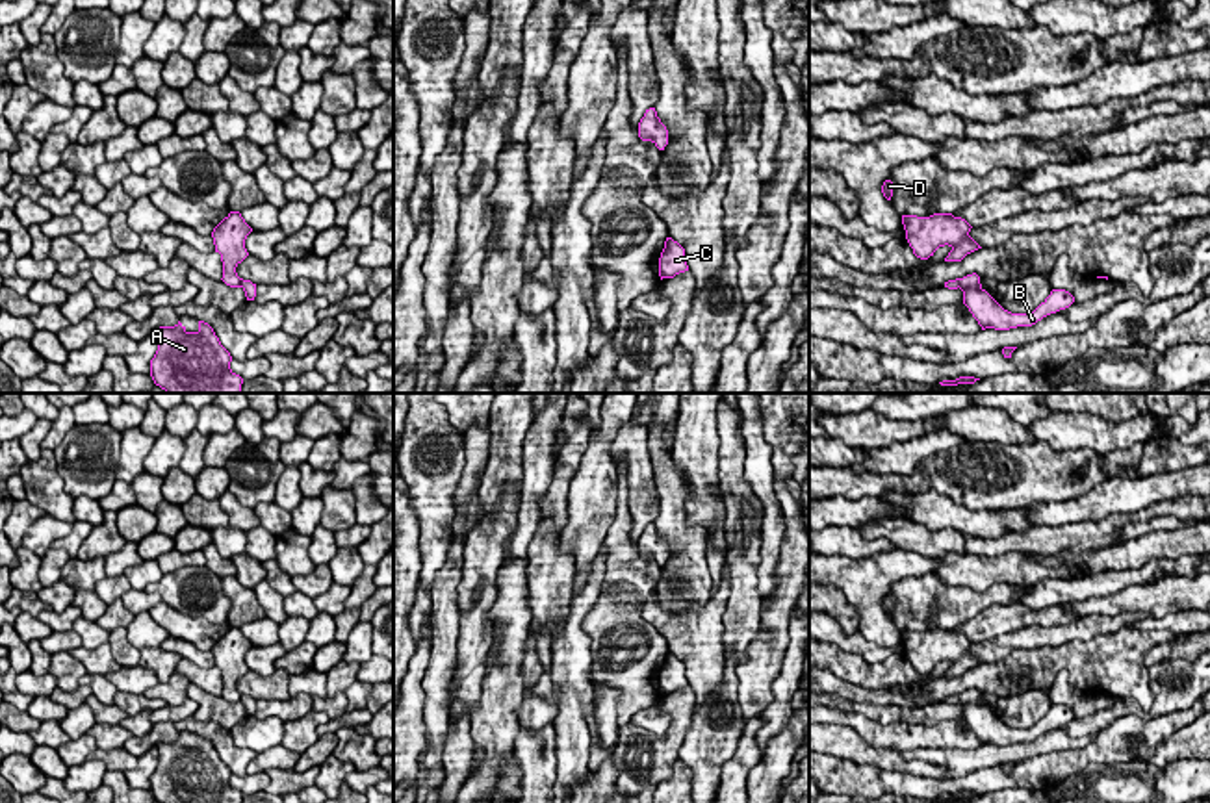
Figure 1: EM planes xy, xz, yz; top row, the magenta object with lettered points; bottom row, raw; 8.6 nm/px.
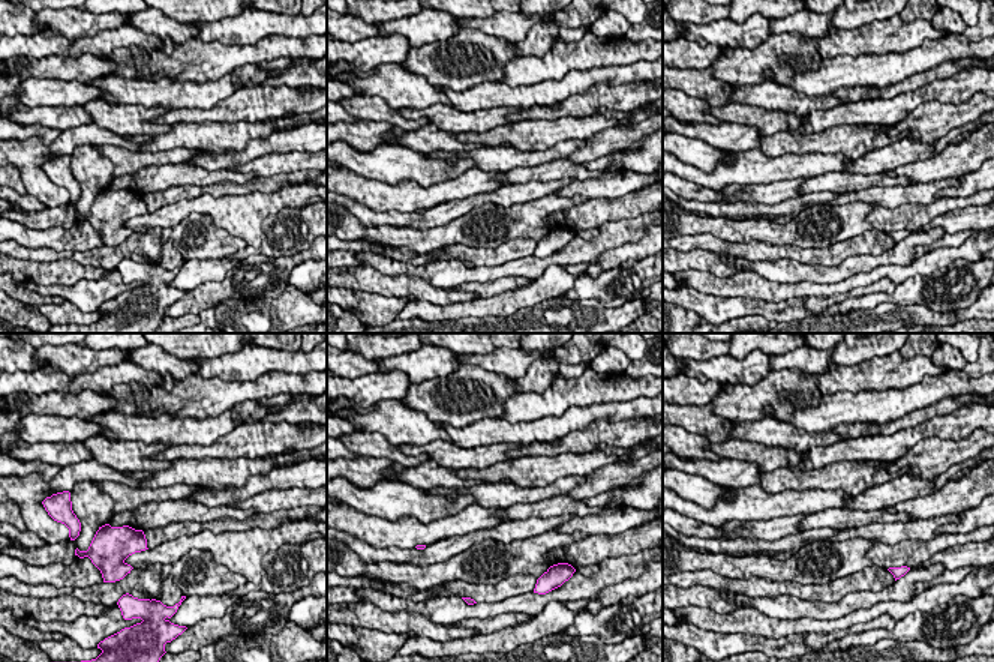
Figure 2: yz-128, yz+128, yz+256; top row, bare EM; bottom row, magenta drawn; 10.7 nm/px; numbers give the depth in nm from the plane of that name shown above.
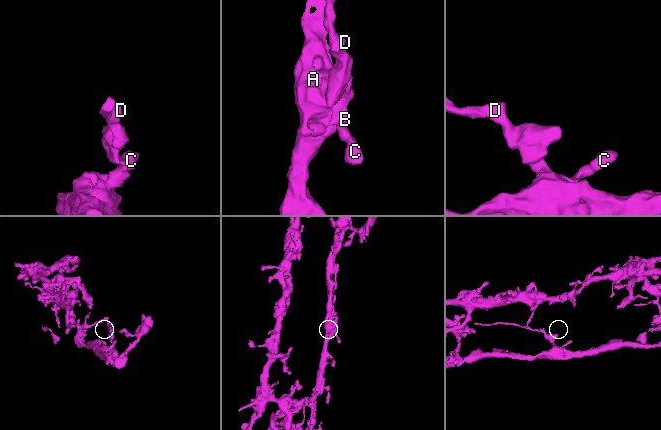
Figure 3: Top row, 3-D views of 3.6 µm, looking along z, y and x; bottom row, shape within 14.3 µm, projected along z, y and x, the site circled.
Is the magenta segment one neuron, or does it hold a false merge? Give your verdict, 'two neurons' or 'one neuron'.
two neurons

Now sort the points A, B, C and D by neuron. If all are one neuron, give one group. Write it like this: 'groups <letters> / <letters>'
groups A B C / D

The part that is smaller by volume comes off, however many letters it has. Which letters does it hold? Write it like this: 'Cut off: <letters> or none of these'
Cut off: D

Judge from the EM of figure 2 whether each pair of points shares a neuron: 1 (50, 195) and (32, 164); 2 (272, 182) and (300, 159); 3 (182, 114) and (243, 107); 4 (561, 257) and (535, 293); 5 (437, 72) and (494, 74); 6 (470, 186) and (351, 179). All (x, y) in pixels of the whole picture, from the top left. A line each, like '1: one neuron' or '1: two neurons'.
1: one neuron
2: two neurons
3: one neuron
4: two neurons
5: one neuron
6: one neuron

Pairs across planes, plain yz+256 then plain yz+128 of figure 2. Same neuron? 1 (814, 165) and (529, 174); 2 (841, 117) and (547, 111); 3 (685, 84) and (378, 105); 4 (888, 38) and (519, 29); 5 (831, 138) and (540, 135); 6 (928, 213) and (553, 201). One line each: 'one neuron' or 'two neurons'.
1: two neurons
2: one neuron
3: two neurons
4: two neurons
5: one neuron
6: two neurons

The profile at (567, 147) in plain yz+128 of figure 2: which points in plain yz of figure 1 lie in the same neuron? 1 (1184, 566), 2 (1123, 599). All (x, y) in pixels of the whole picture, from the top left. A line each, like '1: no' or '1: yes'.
1: yes
2: no

